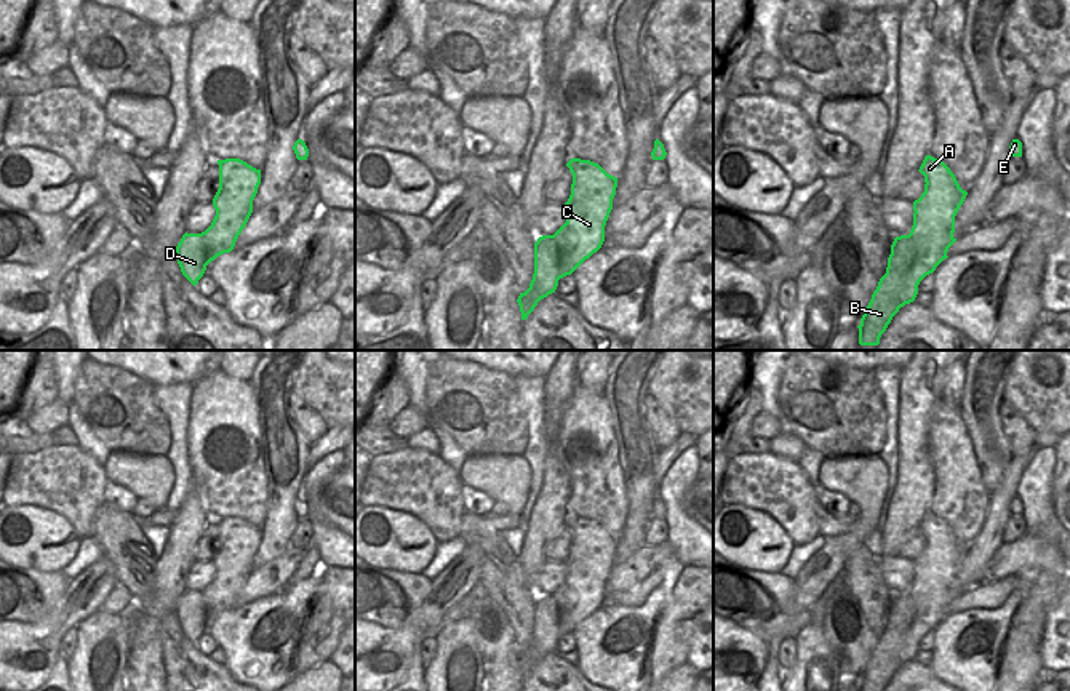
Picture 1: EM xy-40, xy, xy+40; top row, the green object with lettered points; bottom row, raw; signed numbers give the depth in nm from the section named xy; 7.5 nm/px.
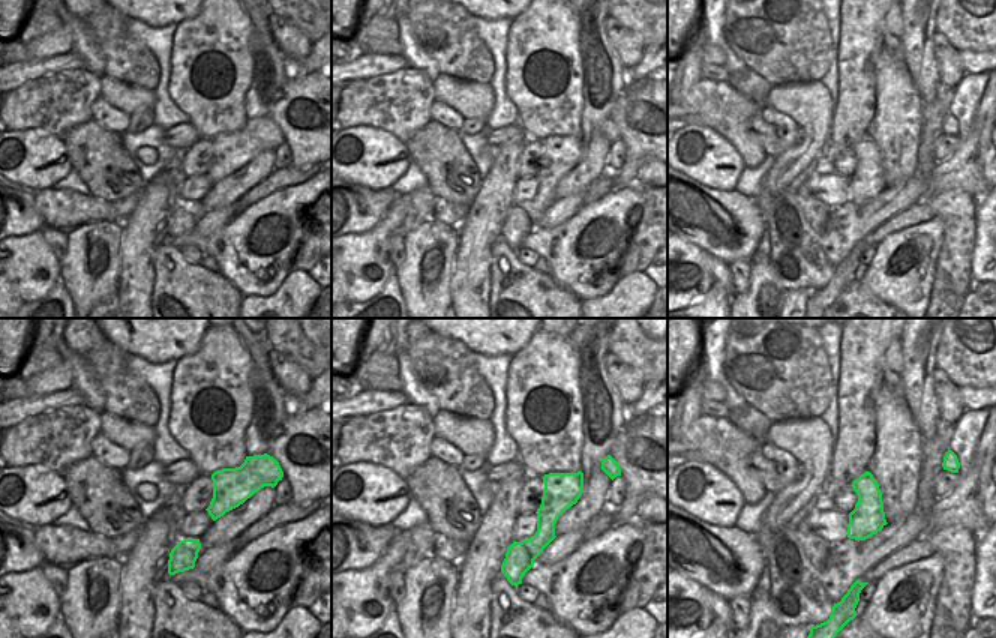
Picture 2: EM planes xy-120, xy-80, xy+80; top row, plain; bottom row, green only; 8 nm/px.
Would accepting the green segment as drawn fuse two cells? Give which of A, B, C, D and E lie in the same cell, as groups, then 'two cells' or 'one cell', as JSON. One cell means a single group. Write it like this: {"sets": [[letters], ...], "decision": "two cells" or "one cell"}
{"sets": [["A", "E"], ["B", "C", "D"]], "decision": "two cells"}

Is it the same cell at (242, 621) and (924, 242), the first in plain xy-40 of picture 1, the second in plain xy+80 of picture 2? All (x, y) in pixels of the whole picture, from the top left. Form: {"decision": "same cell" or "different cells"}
{"decision": "same cell"}

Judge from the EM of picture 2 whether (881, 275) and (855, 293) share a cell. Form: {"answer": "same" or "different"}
{"answer": "different"}

